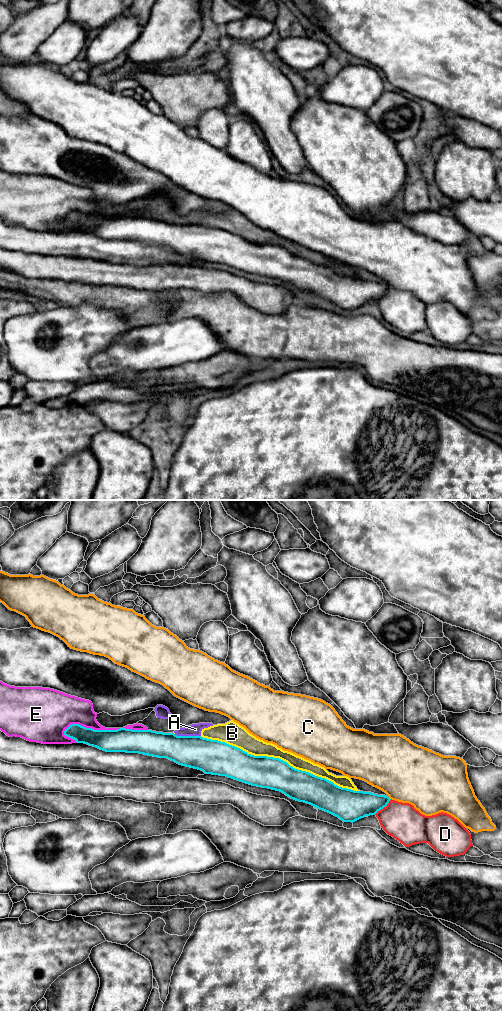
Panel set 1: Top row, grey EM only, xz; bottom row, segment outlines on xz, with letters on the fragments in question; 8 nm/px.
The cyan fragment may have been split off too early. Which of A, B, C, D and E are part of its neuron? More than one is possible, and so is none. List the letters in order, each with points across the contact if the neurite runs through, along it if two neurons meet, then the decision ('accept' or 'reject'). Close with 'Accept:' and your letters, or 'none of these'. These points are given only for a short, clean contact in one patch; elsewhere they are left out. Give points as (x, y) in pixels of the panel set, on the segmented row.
A: reject
B: reject
C: reject
D: reject
E: reject
Accept: none of these

